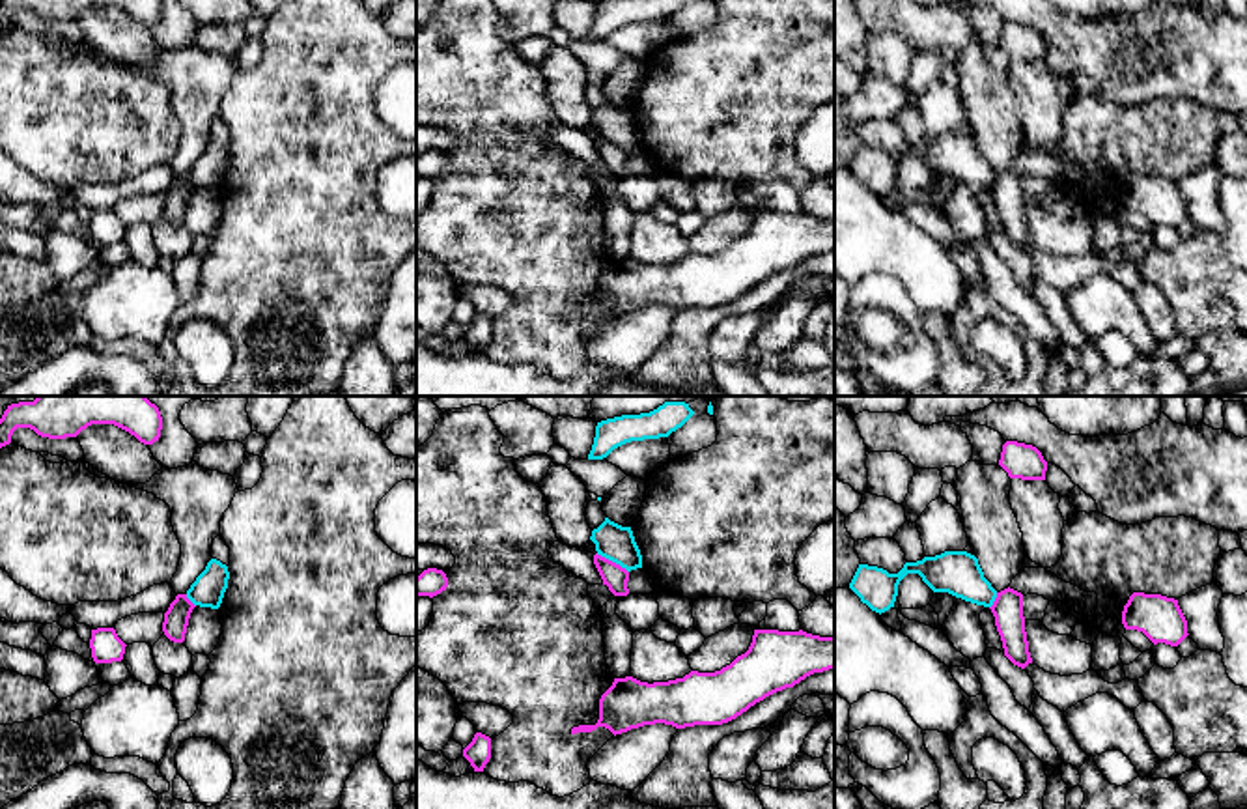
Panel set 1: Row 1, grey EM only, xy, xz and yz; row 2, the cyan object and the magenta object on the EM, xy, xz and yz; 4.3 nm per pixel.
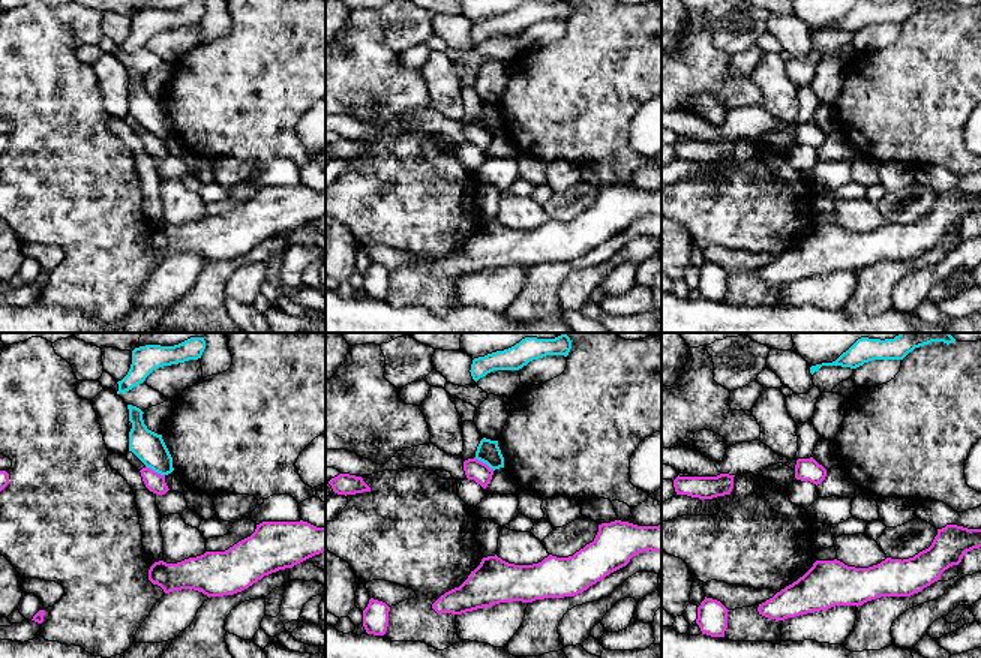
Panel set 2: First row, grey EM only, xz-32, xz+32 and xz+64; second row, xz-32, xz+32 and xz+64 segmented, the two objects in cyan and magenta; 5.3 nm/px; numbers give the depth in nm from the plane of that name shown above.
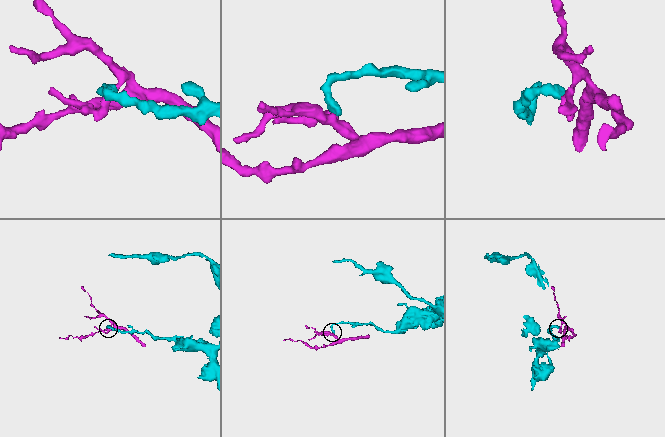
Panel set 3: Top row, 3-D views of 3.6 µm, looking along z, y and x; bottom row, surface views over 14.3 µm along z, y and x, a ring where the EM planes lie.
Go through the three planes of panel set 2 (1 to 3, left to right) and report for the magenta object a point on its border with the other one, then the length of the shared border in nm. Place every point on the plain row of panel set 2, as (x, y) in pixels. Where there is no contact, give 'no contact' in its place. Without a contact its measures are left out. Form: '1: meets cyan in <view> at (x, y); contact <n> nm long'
1: meets cyan in xz-32 at (155, 135); contact 120 nm long
2: meets cyan in xz+32 at (485, 126); contact 130 nm long
3: no contact

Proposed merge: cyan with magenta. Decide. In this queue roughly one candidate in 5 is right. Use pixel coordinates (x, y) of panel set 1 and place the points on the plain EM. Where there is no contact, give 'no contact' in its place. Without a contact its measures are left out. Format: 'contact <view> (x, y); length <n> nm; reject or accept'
contact xz (613, 142); length 170 nm; reject

